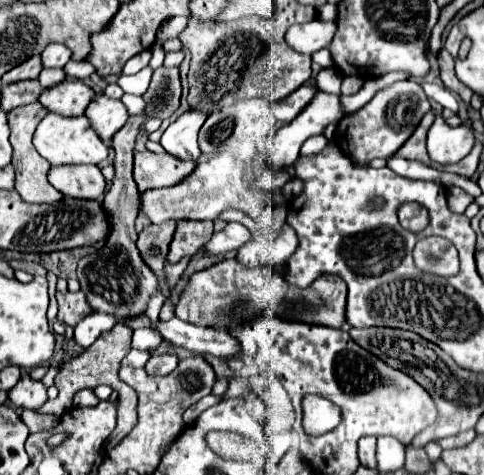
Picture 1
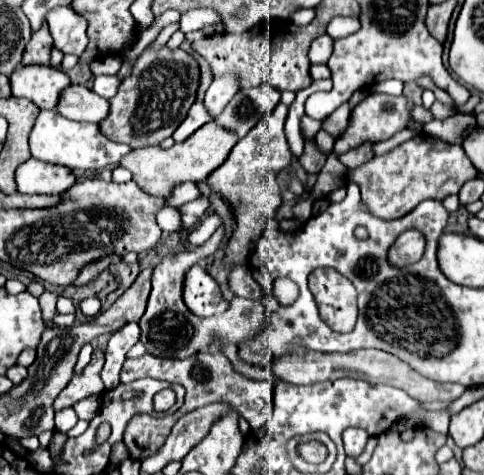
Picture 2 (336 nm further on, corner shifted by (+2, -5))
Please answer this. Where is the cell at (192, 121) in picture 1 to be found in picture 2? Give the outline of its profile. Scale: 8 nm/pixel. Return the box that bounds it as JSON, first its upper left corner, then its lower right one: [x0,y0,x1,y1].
[204,74,238,116]

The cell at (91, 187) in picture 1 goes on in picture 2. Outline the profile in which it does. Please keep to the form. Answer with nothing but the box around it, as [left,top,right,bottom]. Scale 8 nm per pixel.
[16,158,76,194]

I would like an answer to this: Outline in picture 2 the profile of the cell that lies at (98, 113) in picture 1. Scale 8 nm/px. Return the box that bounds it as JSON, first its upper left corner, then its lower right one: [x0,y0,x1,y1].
[56,84,110,124]

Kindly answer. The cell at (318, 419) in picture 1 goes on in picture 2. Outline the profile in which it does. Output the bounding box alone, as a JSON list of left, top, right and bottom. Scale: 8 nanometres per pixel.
[342,428,368,458]

